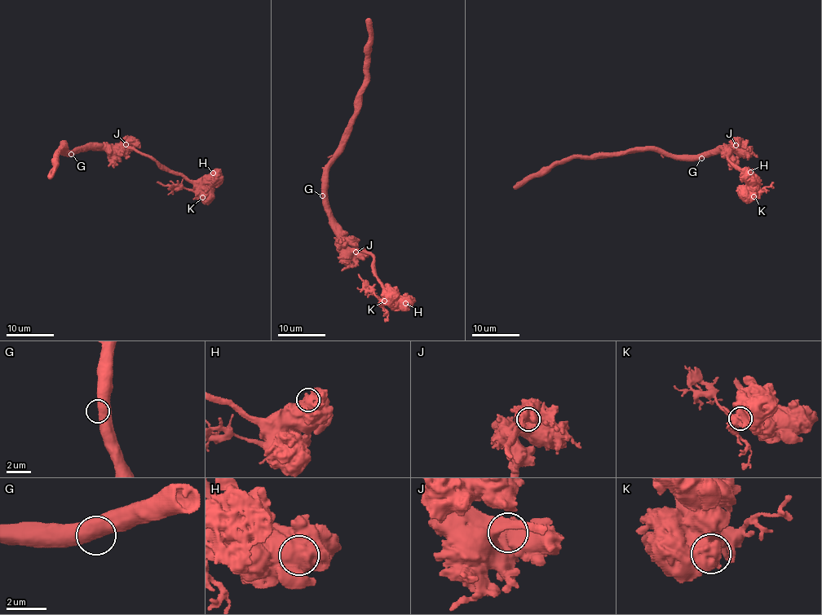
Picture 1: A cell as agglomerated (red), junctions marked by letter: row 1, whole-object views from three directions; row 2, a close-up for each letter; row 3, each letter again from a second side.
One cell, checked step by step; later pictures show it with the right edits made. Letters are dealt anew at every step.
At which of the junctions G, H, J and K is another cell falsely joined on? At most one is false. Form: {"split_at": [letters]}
{"split_at": ["K"]}

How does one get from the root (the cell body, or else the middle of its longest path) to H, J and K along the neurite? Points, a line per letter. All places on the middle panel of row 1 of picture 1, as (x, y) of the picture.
H: (327, 195), (328, 217), (333, 230), (350, 249), (371, 253), (376, 274), (384, 287), (405, 303)
J: (327, 195), (328, 217), (333, 230), (355, 252)
K: (327, 195), (328, 217), (333, 230), (350, 249), (371, 253), (376, 274), (385, 292), (383, 293), (384, 301)

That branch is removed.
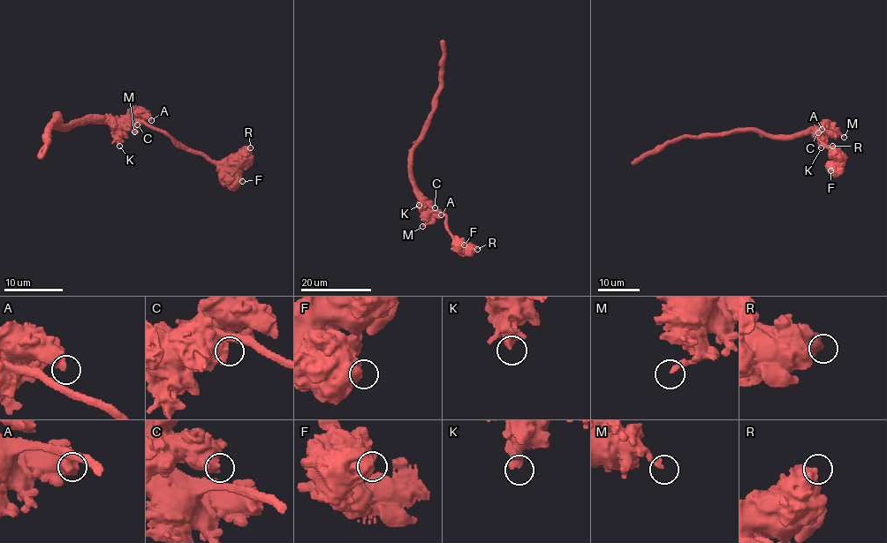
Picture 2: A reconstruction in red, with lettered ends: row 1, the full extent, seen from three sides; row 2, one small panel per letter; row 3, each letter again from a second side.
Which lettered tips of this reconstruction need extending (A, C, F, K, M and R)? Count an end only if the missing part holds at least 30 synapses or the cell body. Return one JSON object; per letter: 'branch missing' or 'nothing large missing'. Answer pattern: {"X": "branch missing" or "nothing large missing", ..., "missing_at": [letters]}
{"A": "nothing large missing", "C": "nothing large missing", "F": "nothing large missing", "K": "nothing large missing", "M": "nothing large missing", "R": "nothing large missing", "missing_at": []}

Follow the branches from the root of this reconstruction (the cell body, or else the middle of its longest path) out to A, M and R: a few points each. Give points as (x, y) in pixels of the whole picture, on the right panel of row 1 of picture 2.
A: (783, 135), (822, 132), (822, 129)
M: (783, 135), (836, 131), (844, 137)
R: (783, 135), (824, 131), (820, 131), (817, 135), (834, 156), (830, 150), (832, 146)

